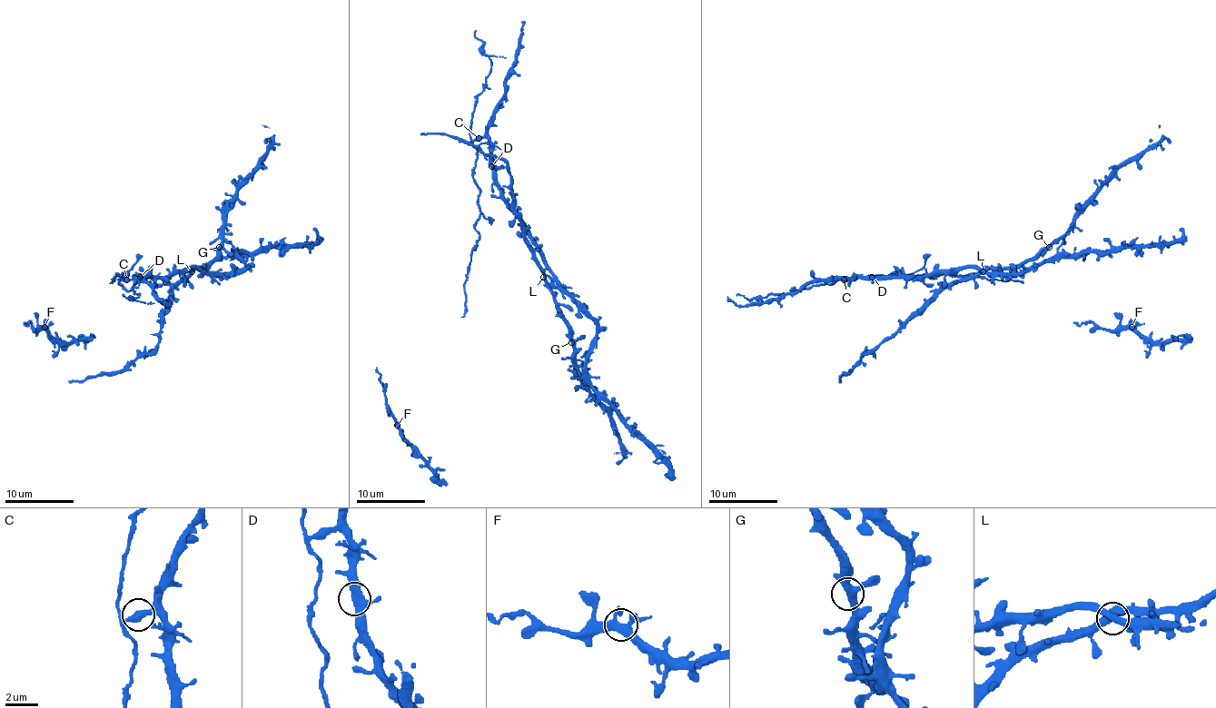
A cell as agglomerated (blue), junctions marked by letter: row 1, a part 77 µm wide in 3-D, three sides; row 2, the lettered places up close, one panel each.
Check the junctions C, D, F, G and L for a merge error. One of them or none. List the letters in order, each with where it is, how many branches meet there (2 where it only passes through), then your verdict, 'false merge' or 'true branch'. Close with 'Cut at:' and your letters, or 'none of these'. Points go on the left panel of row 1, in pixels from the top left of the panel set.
C: (126, 280) | 3 | false merge
D: (140, 277) | 3 | true branch
F: (44, 327) | 3 | true branch
G: (219, 247) | 3 | true branch
L: (192, 271) | 3 | true branch
Cut at: C

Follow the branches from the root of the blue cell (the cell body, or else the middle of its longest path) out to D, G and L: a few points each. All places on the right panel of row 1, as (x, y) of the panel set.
D: (848, 280), (845, 279), (872, 277)
G: (848, 280), (845, 279), (936, 277), (942, 273), (955, 273), (960, 268), (1009, 268), (1023, 264), (1049, 247)
L: (848, 280), (845, 279), (936, 277), (942, 273), (955, 273), (960, 268), (979, 268), (983, 271)

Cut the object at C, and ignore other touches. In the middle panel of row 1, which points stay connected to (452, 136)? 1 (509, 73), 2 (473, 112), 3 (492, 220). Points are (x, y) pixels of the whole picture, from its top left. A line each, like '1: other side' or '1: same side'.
1: same side
2: other side
3: other side

